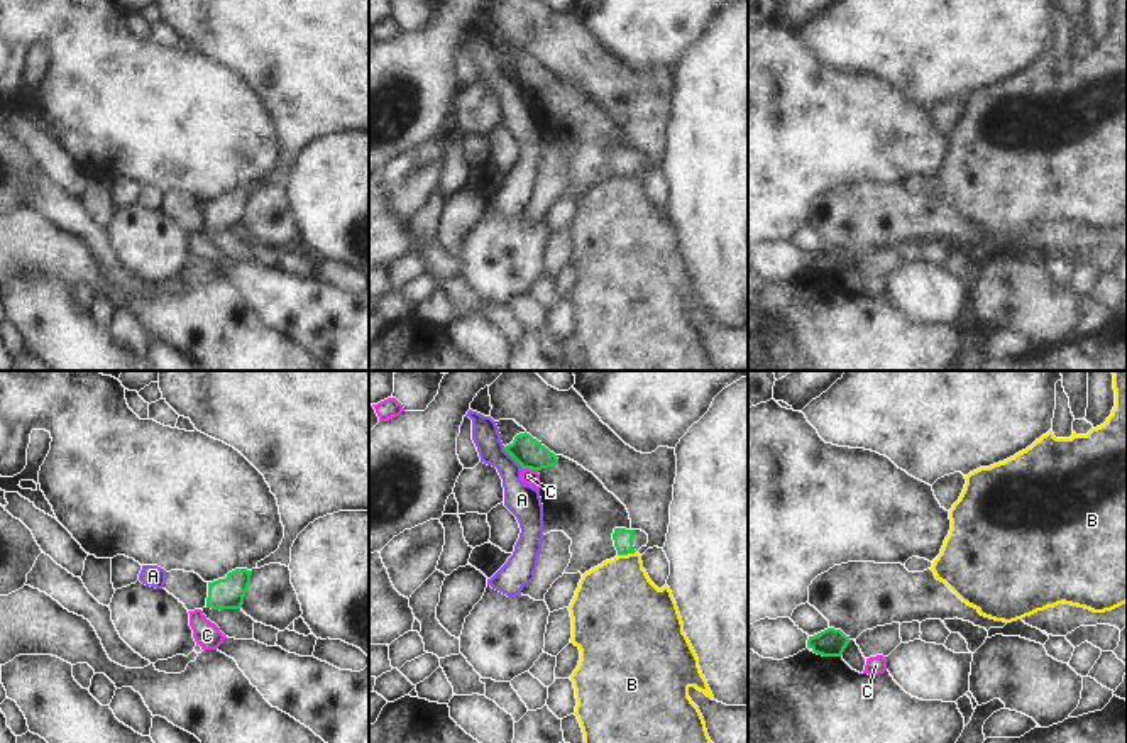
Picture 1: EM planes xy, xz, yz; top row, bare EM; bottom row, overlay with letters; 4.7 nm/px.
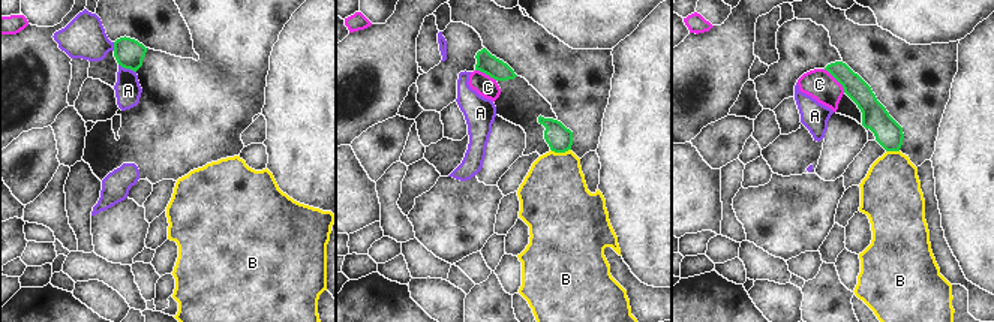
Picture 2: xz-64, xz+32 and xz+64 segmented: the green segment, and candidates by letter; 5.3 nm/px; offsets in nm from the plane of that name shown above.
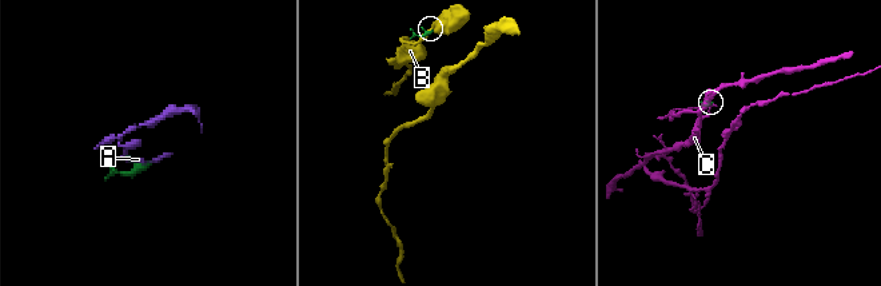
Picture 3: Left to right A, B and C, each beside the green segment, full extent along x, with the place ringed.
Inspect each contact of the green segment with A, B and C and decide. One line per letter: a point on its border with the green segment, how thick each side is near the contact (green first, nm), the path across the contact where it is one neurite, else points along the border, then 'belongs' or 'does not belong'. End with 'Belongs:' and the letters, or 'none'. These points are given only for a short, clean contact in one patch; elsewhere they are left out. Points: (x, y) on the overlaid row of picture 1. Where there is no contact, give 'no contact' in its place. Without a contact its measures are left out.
A: meets green in xz at (513, 457); 150 nm thick on the green side, 160 nm on the other; border along xz (503, 447), (522, 469); does not belong
B: meets green in xz at (626, 554); 100 nm thick on the green side, 400 nm on the other; border along xz (635, 550), (618, 555); does not belong
C: meets green in xz at (530, 467); 150 nm thick on the green side, 70 nm on the other; does not belong
Belongs: none

